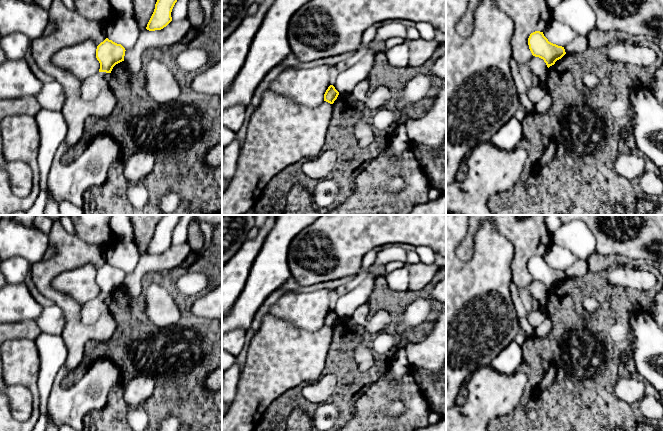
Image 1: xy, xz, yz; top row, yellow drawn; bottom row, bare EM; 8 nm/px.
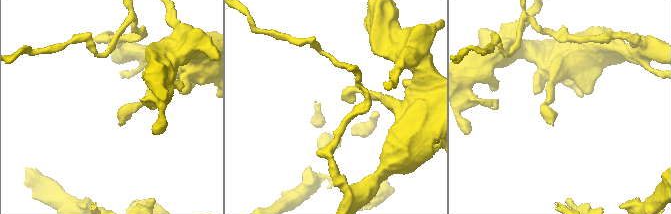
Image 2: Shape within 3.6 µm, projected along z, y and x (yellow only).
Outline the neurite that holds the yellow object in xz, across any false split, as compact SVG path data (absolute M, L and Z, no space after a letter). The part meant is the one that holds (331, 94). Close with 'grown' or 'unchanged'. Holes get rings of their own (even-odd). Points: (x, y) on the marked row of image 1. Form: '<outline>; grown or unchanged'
M330 85L324 94L324 101L333 104L338 95L339 92L335 89L333 85Z; unchanged

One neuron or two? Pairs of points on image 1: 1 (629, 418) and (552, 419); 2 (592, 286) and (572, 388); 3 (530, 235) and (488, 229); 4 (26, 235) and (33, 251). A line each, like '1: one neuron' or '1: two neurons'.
1: one neuron
2: one neuron
3: two neurons
4: one neuron

